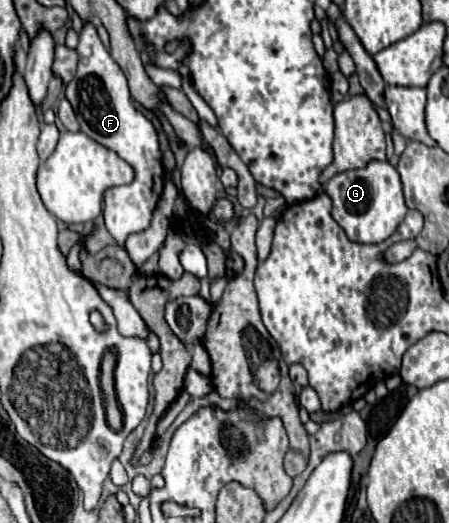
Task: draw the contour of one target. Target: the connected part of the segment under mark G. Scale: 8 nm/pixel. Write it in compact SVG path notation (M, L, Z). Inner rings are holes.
M370 161L362 169L338 173L326 185L332 199L332 217L354 243L380 243L388 239L408 213L400 175L388 161Z

